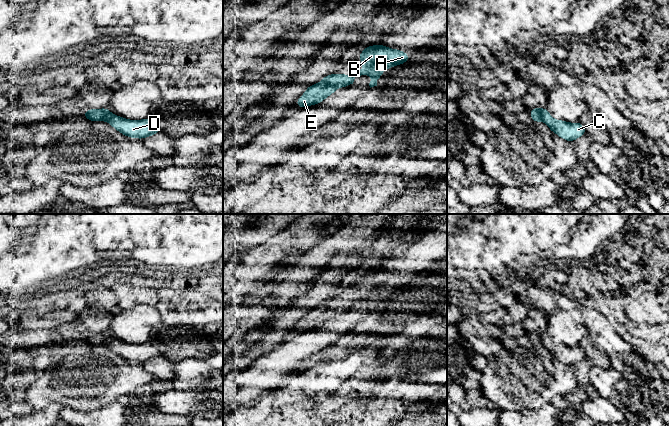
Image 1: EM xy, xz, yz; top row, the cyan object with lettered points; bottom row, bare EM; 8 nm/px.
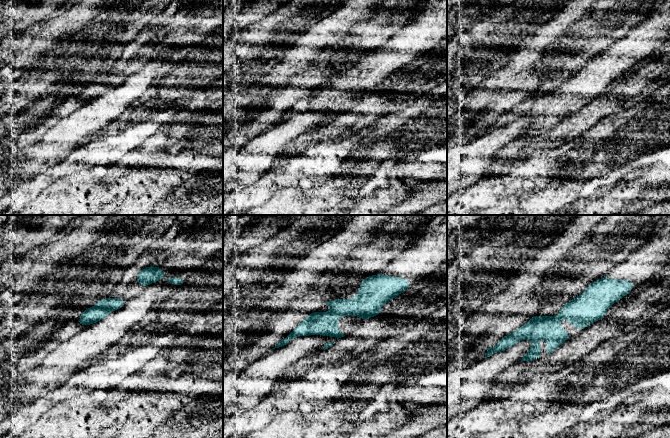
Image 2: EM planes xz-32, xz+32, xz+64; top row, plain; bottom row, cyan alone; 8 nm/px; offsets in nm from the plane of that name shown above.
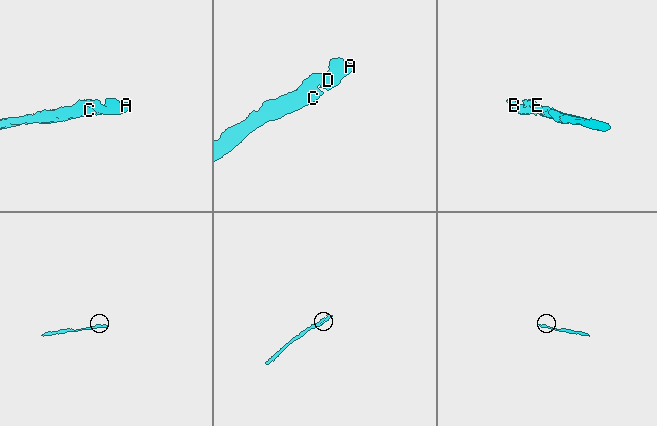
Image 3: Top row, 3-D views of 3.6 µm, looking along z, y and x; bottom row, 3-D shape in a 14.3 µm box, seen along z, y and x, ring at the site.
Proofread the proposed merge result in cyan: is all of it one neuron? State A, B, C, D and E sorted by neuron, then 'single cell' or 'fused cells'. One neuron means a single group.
A B C D E | single cell

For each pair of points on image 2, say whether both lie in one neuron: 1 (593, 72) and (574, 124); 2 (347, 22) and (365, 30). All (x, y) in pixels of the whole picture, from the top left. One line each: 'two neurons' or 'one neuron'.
1: two neurons
2: two neurons

